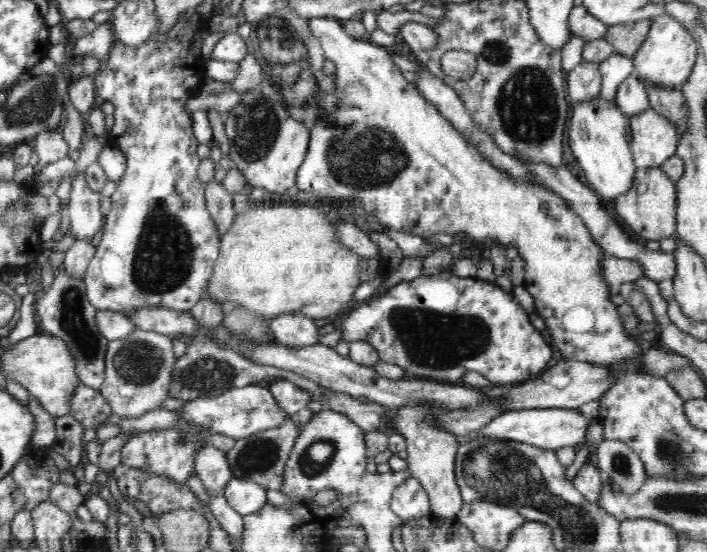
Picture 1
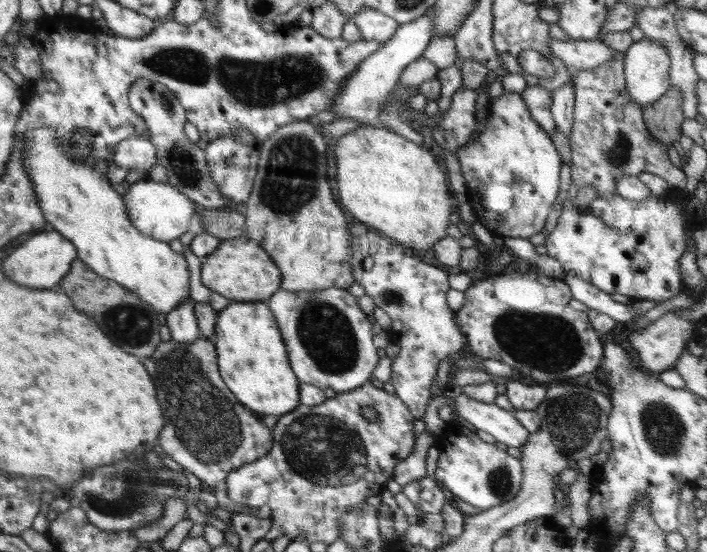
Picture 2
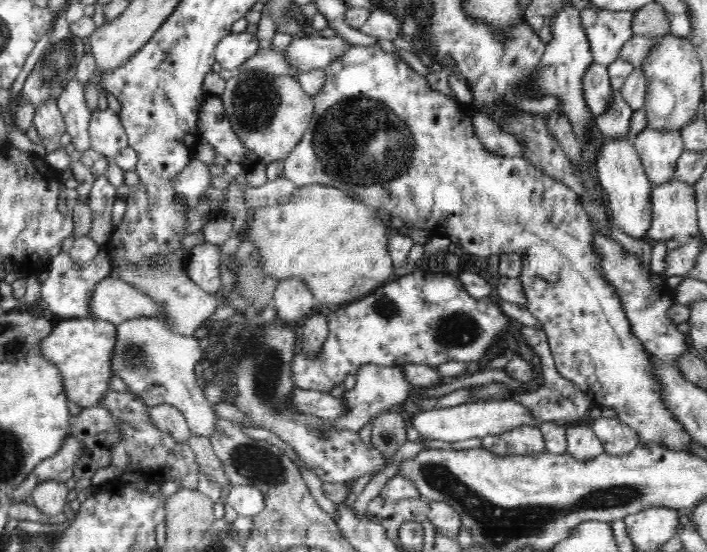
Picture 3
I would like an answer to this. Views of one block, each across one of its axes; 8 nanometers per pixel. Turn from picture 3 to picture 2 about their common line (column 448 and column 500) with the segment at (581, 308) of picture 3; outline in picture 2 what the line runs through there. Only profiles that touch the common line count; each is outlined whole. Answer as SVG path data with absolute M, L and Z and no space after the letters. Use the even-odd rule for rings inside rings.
M504 92L488 102L486 127L480 135L457 150L462 177L466 180L467 202L475 216L492 232L502 238L527 238L538 234L546 224L554 200L560 190L562 158L546 131L532 118L520 94Z

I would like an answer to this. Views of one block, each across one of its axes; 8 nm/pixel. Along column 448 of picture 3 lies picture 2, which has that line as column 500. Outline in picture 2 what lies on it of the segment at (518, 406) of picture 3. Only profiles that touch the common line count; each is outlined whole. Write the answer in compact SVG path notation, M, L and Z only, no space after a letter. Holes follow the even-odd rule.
M455 391L455 405L463 422L473 430L484 430L498 442L507 446L520 447L527 442L530 431L517 418L496 403L480 402Z

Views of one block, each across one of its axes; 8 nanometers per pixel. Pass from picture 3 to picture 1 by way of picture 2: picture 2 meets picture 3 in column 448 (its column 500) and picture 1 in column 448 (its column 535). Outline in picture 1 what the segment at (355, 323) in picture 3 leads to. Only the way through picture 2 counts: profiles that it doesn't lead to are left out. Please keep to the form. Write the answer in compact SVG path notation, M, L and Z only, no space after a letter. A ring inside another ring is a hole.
M451 271L430 276L420 275L411 281L394 285L352 310L339 328L344 342L367 342L379 352L380 361L404 368L409 377L441 383L458 382L464 371L474 370L494 385L508 387L520 384L535 379L544 371L554 349L530 323L528 313L520 307L520 302L514 295L504 292L503 288L494 283L478 278L458 278Z

